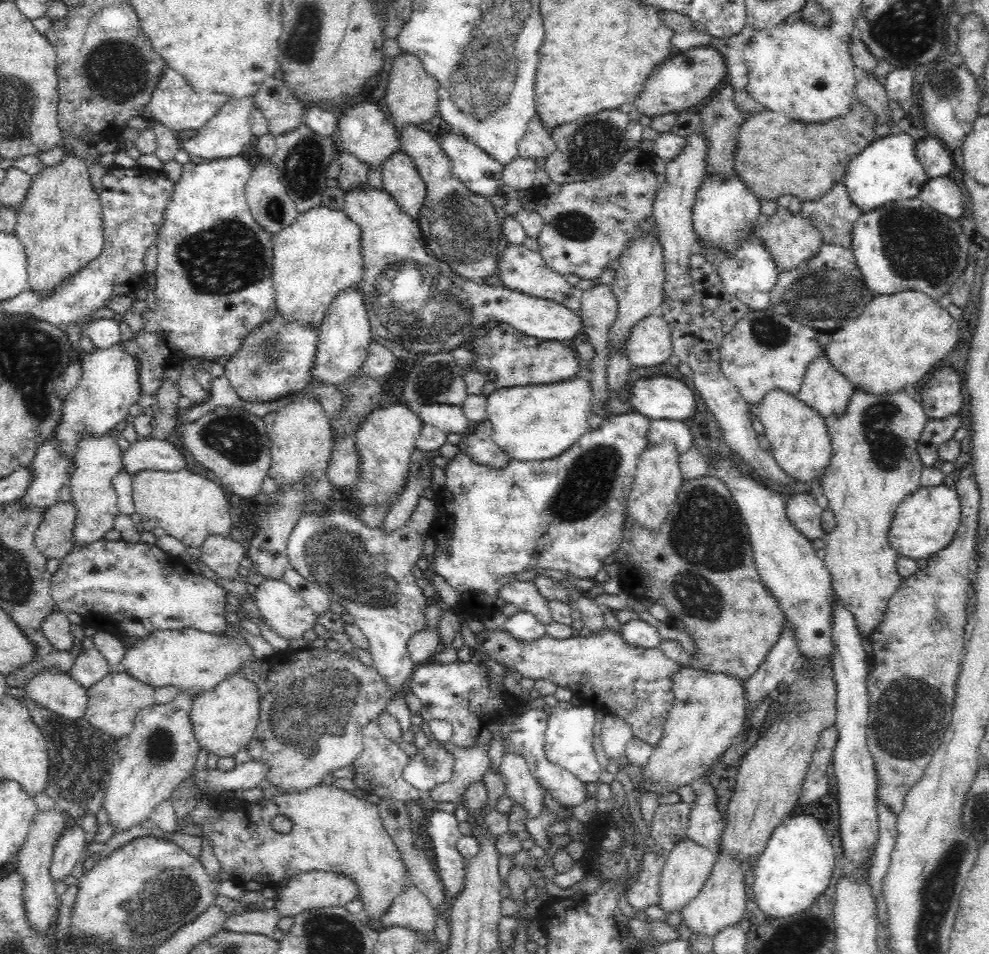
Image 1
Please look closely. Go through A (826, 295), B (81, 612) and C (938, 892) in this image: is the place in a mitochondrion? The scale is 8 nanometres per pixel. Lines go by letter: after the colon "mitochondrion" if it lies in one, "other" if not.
A: mitochondrion
B: other
C: mitochondrion

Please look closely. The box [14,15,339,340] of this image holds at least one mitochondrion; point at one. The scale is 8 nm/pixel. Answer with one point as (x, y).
(228, 258)

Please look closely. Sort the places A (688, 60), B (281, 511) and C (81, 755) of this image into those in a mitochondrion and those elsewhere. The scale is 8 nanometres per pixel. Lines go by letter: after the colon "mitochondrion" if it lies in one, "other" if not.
A: other
B: other
C: mitochondrion

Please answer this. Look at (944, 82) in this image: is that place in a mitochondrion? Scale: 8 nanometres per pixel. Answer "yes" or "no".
yes

